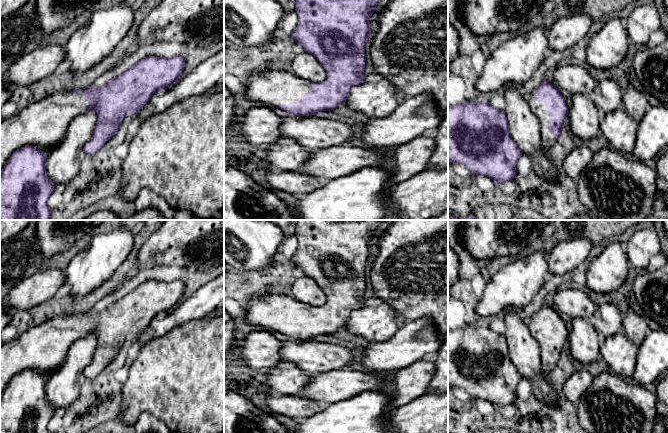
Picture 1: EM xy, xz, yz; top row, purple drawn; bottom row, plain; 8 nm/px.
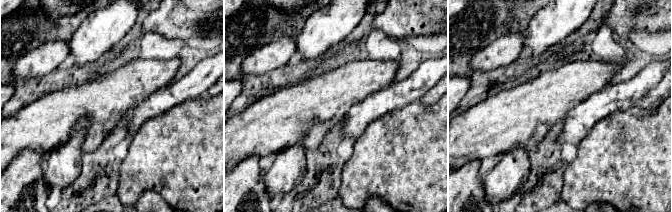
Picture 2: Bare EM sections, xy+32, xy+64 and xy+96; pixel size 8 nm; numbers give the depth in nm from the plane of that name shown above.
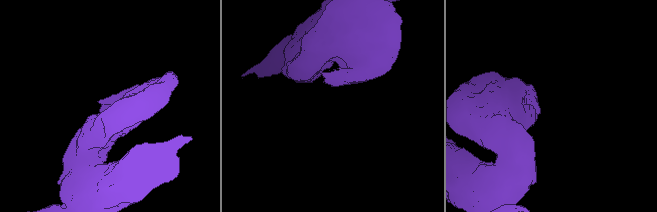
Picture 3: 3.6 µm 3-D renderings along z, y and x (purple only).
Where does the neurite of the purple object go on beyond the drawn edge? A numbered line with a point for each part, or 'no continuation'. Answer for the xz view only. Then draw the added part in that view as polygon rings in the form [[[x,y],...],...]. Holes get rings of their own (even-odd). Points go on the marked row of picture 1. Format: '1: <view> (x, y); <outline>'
1: xz (273, 87); [[[290,71],[254,72],[245,84],[244,95],[252,101],[276,108],[280,104],[300,102],[302,93],[311,92],[311,81],[298,78]]]

